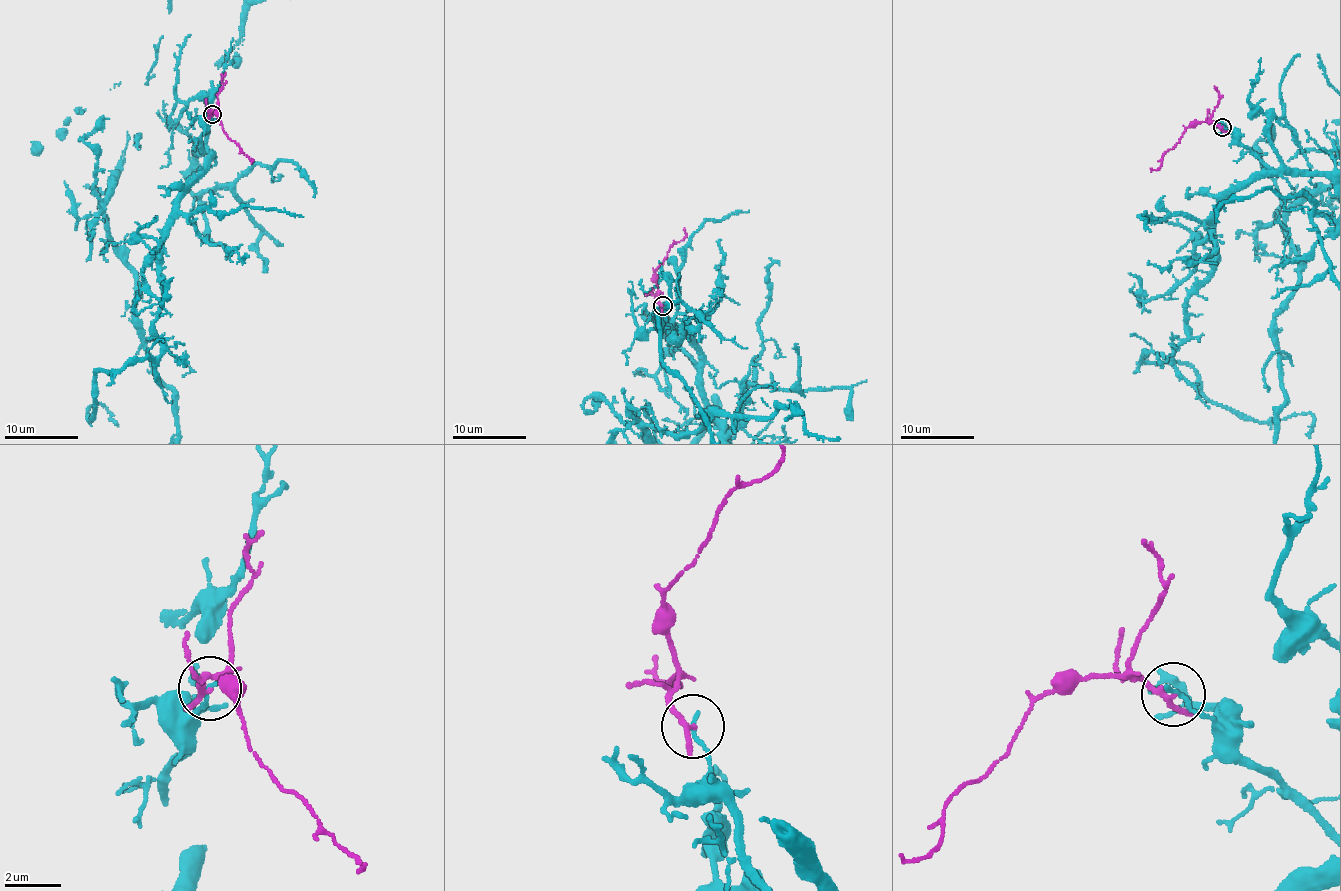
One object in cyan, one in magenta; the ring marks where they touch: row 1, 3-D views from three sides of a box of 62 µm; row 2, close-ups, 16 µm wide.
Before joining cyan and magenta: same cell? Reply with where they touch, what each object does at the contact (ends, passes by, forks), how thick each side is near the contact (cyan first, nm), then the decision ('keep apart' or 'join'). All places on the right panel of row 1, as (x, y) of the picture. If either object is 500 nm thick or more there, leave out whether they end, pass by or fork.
at (1222, 127); cyan ends there; magenta passes by; 160 nm thick on the cyan side, 170 nm on the other; keep apart

